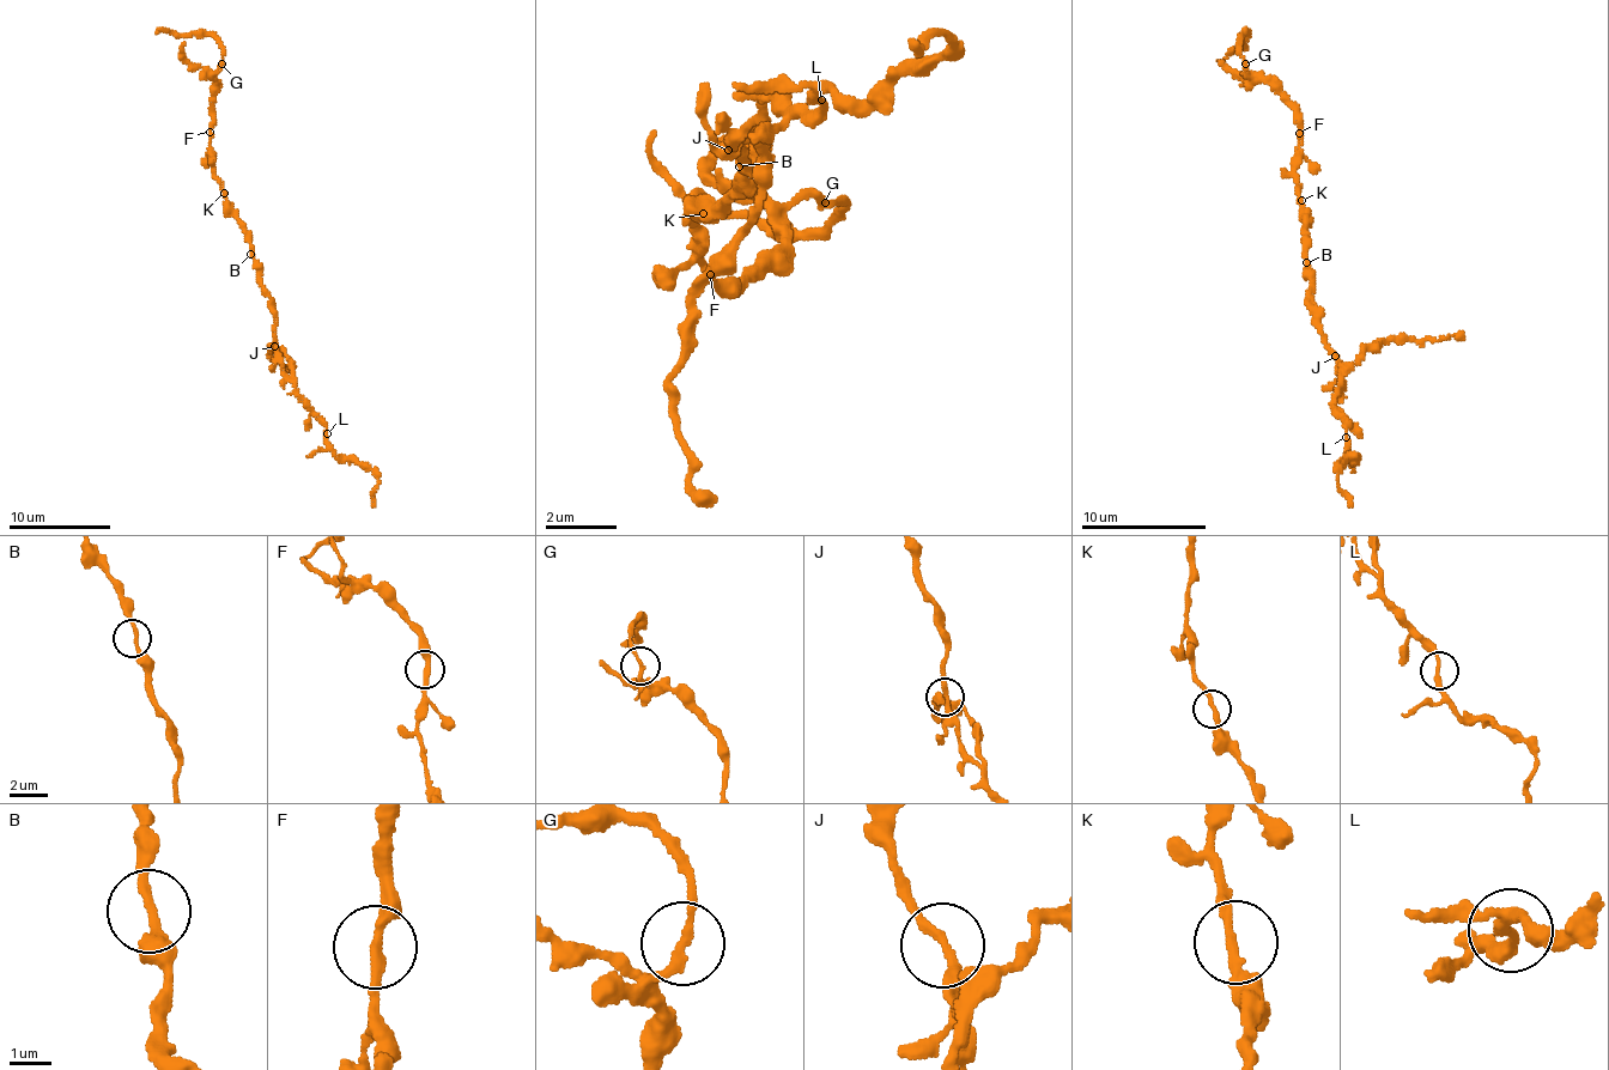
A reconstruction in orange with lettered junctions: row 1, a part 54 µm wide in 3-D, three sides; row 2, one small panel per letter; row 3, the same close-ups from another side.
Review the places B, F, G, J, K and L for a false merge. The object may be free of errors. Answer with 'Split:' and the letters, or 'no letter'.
Split: G

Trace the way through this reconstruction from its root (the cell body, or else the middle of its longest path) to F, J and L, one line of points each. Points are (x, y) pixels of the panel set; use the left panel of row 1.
F: (253, 254), (250, 235), (226, 199), (223, 182), (214, 175), (210, 132)
J: (253, 254), (260, 286), (271, 299), (274, 346)
L: (253, 254), (260, 286), (271, 299), (280, 369), (293, 383), (296, 396), (327, 429), (327, 433)

